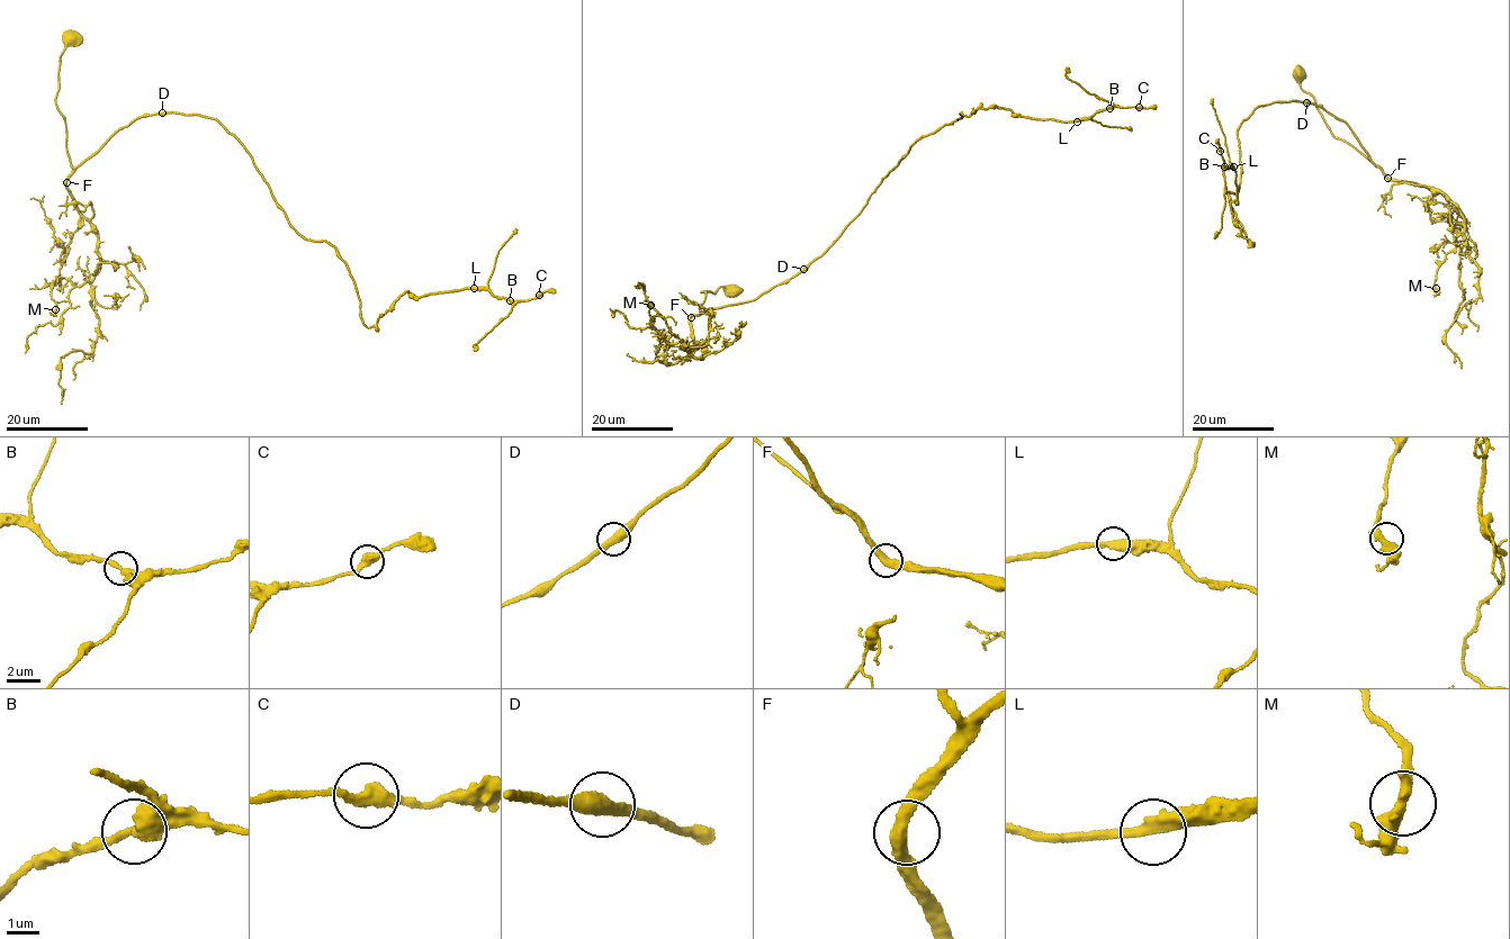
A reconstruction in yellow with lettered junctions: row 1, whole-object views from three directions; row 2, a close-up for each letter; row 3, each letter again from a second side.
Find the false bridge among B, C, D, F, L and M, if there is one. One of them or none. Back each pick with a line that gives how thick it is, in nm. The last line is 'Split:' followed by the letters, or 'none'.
Split: none

